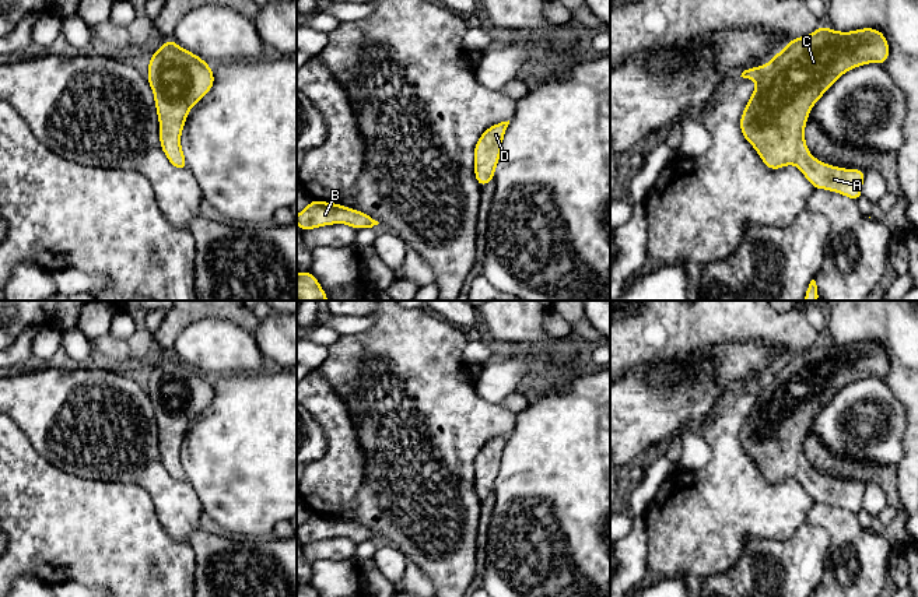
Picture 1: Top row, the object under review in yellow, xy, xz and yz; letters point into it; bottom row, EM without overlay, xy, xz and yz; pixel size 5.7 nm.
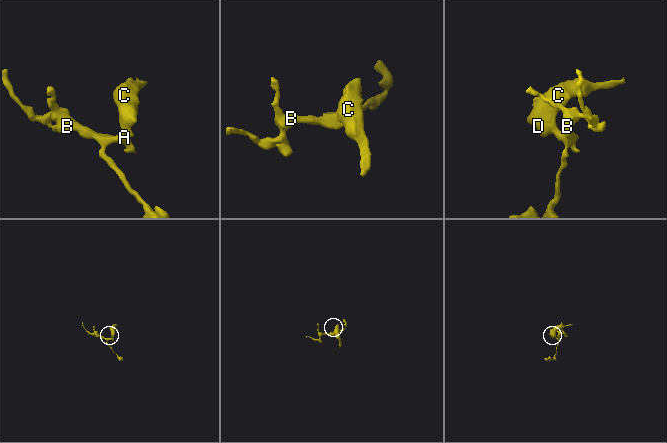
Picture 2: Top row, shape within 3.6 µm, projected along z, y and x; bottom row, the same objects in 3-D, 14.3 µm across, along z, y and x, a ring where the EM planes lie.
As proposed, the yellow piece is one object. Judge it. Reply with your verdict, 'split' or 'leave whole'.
leave whole

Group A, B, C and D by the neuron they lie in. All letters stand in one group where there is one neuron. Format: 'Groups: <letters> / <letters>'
Groups: A B C D

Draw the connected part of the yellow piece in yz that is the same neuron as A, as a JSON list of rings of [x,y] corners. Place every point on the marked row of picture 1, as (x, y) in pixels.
[[[823,25],[809,35],[791,39],[765,66],[750,67],[740,75],[757,82],[740,116],[743,137],[753,145],[768,169],[795,165],[813,189],[837,192],[858,201],[862,196],[865,171],[831,166],[816,159],[809,152],[803,130],[812,106],[844,73],[868,63],[884,64],[887,59],[889,42],[879,29],[873,28],[840,32]]]

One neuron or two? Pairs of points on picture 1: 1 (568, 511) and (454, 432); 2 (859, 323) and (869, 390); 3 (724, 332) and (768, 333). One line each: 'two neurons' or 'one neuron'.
1: two neurons
2: two neurons
3: one neuron

